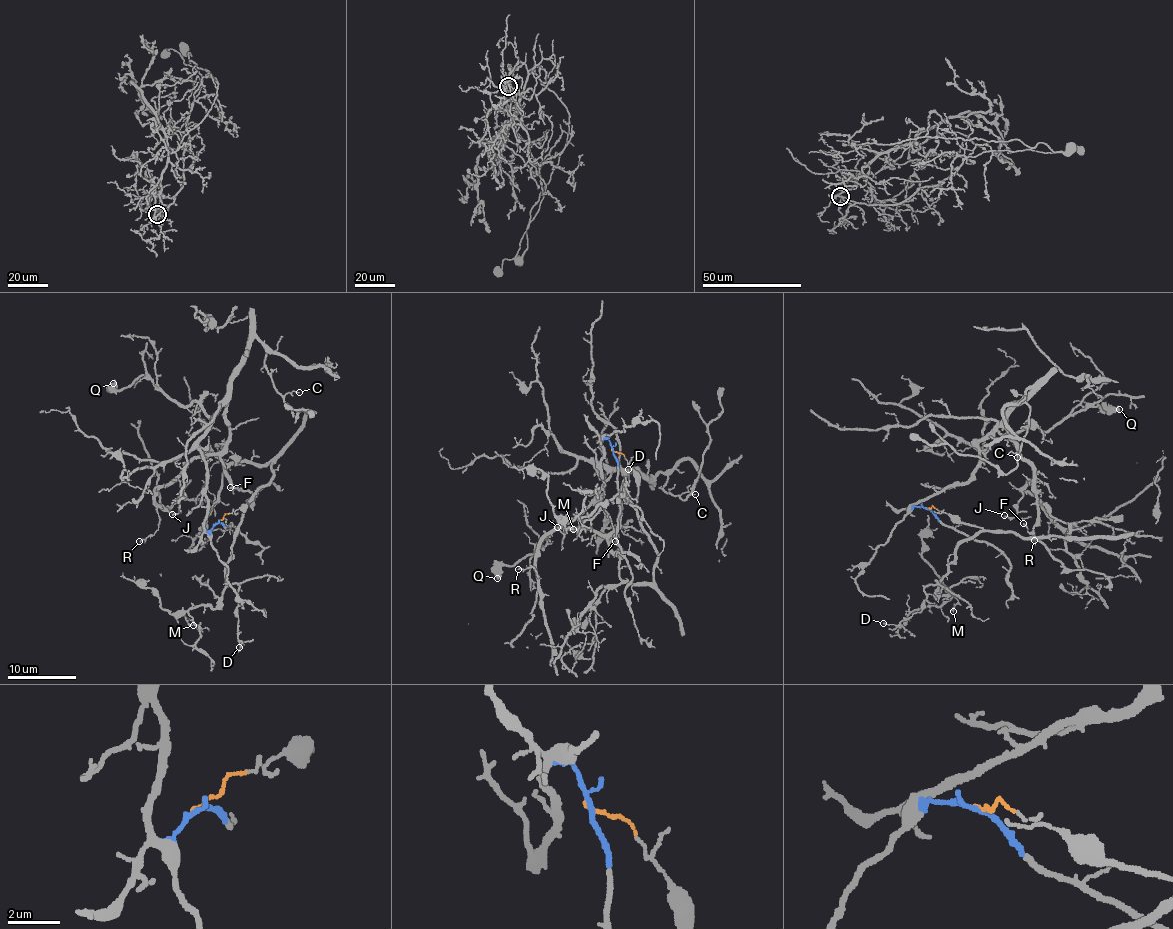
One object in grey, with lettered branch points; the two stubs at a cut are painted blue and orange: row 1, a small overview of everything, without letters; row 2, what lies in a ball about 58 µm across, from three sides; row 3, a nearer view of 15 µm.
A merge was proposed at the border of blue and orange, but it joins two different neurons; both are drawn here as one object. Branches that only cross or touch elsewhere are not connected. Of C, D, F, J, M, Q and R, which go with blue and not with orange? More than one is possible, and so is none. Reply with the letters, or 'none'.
C, F, J, Q, R

